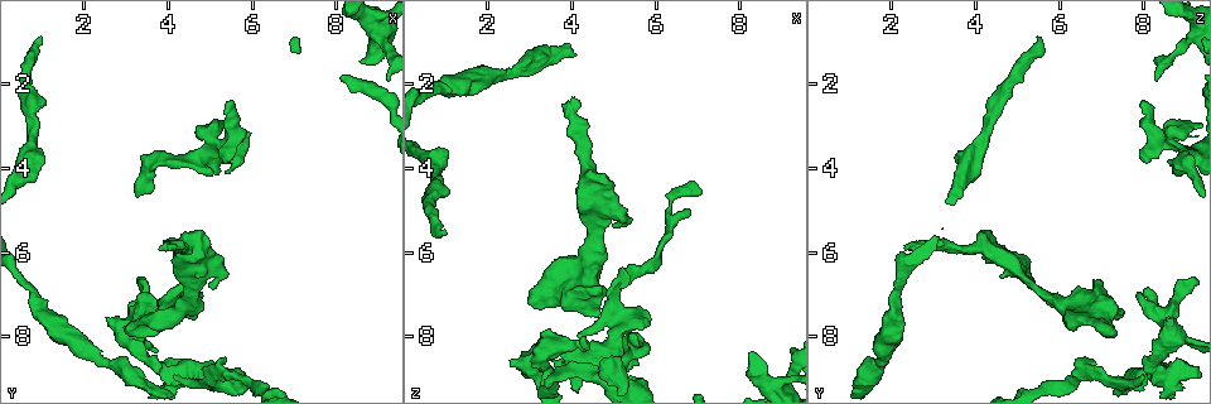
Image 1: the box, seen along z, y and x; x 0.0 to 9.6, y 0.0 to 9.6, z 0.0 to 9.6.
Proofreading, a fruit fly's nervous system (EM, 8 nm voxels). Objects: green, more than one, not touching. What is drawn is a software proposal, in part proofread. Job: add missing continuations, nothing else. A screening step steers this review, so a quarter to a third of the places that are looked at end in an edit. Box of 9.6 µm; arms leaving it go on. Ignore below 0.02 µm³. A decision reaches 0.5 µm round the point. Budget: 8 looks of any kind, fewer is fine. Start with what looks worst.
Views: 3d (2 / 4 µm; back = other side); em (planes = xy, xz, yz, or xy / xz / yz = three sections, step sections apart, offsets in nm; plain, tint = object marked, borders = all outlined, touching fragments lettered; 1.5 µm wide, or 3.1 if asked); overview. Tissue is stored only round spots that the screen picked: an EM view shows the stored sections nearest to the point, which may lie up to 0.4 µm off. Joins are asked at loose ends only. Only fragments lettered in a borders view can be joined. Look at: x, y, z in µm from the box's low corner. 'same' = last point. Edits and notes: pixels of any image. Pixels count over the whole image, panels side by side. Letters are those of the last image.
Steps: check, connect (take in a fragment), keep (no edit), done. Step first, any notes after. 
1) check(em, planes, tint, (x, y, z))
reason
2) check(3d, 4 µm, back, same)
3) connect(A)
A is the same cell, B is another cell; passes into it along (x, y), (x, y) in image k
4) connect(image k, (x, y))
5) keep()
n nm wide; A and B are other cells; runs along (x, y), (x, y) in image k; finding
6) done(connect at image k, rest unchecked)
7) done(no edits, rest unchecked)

check(3d, 2 µm, (5.40, 4.10, 8.95))
an open end

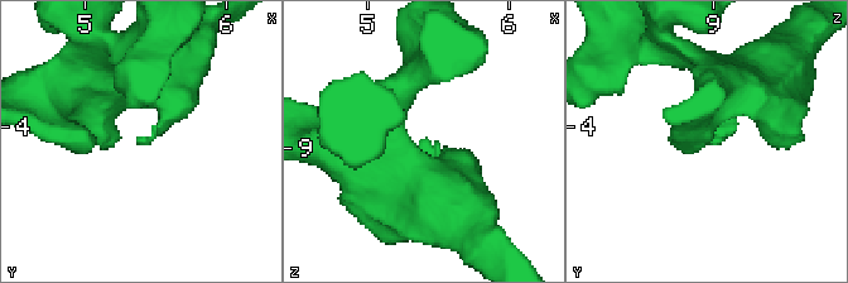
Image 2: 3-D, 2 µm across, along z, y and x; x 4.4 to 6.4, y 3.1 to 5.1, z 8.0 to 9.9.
check(em, planes, tint, (5.36, 4.10, 9.02))
need the tissue

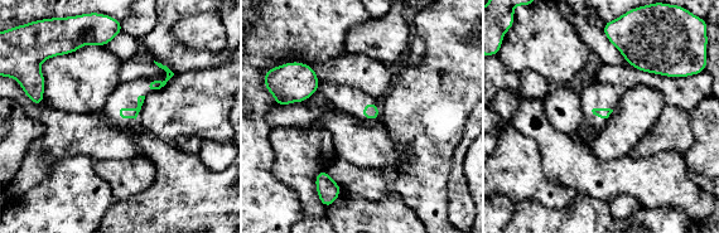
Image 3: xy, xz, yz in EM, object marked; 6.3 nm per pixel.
check(em, planes, borders, same)

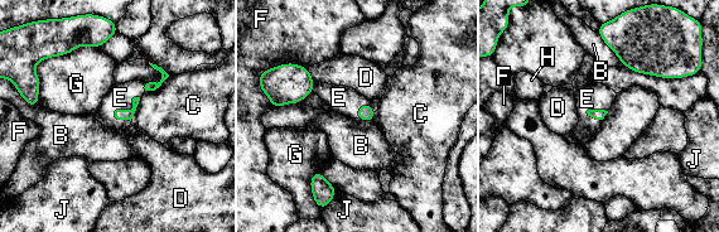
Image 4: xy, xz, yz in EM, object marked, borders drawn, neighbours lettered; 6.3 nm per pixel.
connect(E)
G touches over 340 nm; E is the same cell, B, C, D, F, G, H and J are other cells; it goes on there

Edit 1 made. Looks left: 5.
check(em, planes, borders, (4.05, 5.80, 2.30))
an open end

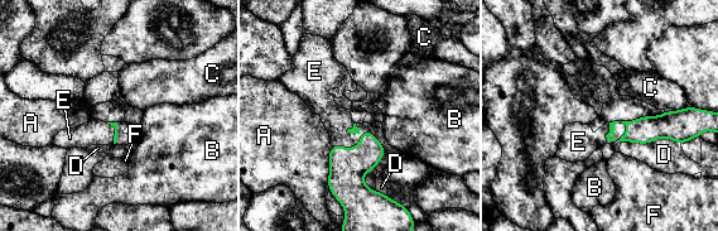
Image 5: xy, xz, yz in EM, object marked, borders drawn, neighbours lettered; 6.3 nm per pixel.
connect(E)
D touches over 340 nm; E is the same cell, A, B, C, D and F are other cells; the cell continues

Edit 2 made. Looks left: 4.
done(connect at image 4, connect at image 5, rest unchecked)

